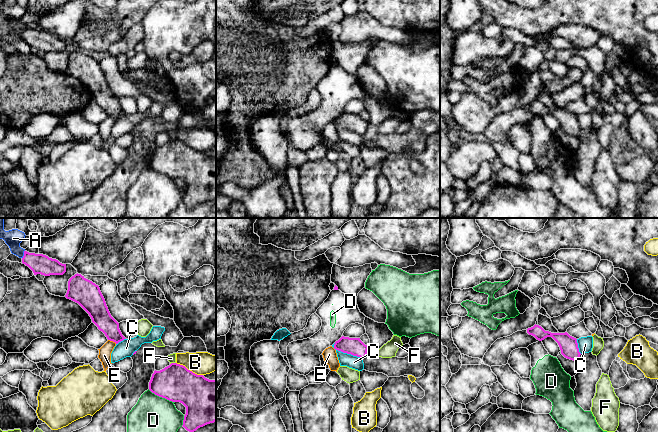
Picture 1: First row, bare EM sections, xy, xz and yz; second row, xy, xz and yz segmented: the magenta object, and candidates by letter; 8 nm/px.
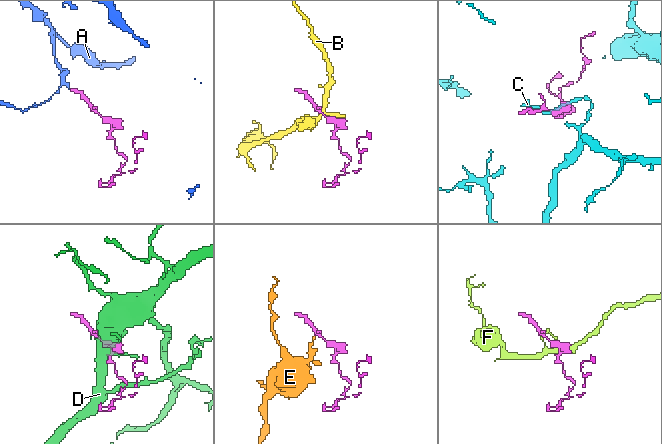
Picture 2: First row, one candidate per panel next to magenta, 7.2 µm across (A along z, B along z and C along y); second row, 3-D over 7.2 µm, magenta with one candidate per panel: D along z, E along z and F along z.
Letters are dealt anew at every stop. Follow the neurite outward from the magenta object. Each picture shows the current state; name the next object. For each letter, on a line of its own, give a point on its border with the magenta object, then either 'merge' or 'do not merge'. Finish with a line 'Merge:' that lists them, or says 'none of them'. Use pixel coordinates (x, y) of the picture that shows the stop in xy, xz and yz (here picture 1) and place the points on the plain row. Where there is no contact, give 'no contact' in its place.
A: meets magenta in xy at (24, 30); merge
B: meets magenta in xy at (189, 146); do not merge
C: meets magenta in xz at (347, 129); do not merge
D: meets magenta in xy at (161, 172); do not merge
E: meets magenta in xy at (112, 116); do not merge
F: meets magenta in xy at (172, 139); do not merge
Merge: A

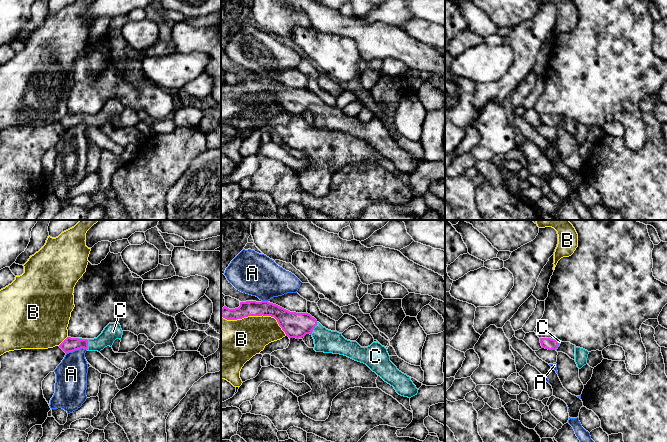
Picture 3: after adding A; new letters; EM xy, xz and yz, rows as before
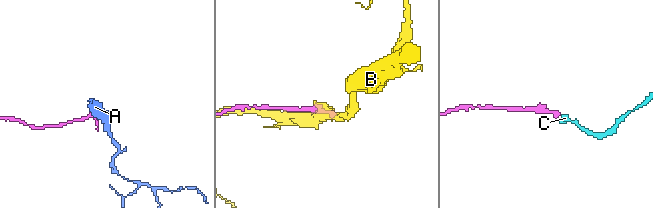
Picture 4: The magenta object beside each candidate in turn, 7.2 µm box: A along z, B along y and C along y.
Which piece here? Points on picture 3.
A: meets magenta in xy at (76, 125); do not merge
B: meets magenta in xz at (256, 91); do not merge
C: meets magenta in xz at (314, 103); merge
Merge: C

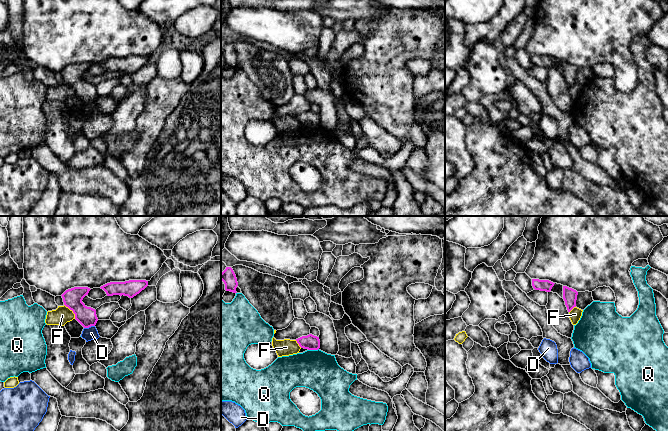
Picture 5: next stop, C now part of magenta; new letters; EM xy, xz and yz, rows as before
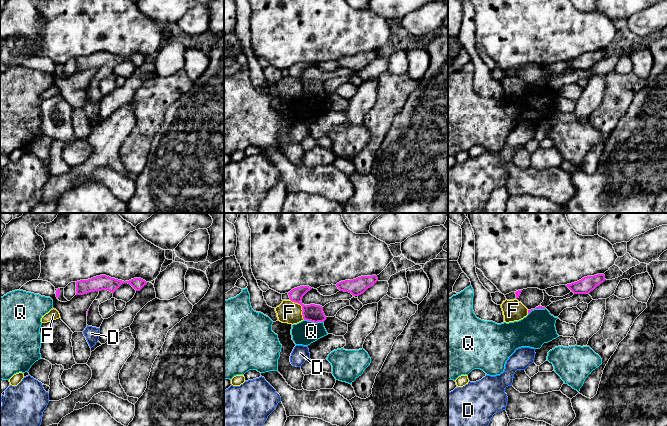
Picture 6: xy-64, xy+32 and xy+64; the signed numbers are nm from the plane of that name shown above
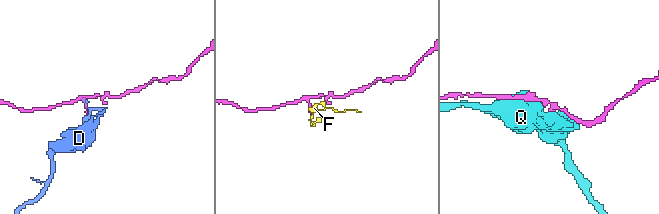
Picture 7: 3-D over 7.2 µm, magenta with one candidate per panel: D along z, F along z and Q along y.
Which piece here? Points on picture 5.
D: meets magenta in xy at (89, 102); do not merge
F: meets magenta in xy at (72, 86); do not merge
Q: meets magenta in xz at (313, 125); do not merge
Merge: none of them

